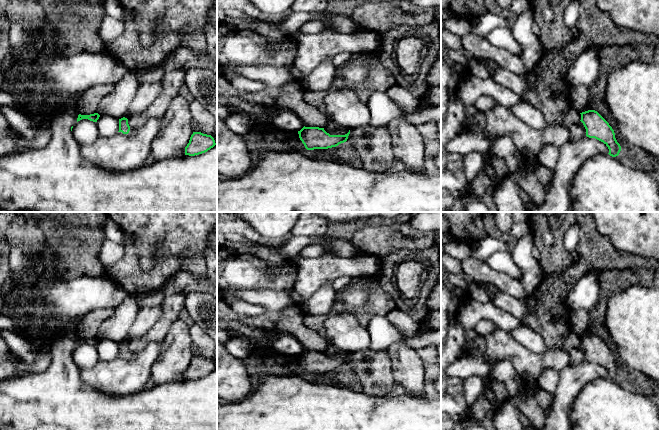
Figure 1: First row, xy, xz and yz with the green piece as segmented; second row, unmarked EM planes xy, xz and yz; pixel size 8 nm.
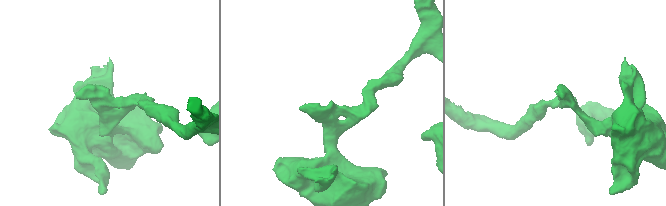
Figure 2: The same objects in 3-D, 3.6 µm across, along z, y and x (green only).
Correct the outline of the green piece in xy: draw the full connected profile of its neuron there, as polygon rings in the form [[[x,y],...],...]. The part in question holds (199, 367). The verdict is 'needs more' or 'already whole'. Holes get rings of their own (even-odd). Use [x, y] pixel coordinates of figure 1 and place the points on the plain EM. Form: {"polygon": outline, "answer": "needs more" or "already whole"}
{"polygon": [[[193,356],[189,367],[185,371],[185,379],[195,380],[207,376],[216,369],[211,359]]], "answer": "already whole"}

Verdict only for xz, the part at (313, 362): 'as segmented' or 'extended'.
as segmented

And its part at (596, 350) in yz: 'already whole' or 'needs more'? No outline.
already whole

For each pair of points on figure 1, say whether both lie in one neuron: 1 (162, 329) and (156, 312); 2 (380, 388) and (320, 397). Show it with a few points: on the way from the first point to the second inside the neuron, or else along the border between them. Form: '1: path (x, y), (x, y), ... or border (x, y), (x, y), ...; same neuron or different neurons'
1: border (161, 303), (161, 316), (142, 335); different neurons
2: border (362, 390), (369, 395), (384, 396); different neurons

